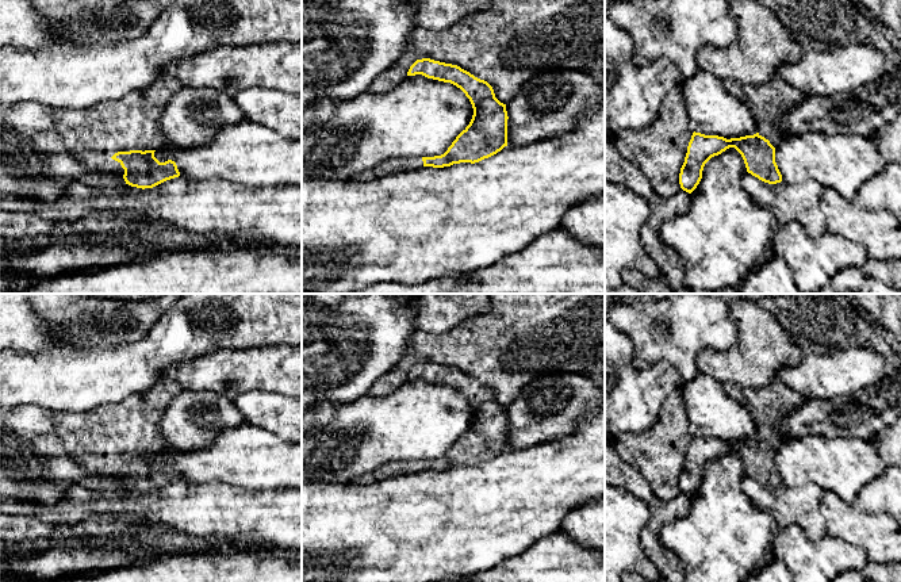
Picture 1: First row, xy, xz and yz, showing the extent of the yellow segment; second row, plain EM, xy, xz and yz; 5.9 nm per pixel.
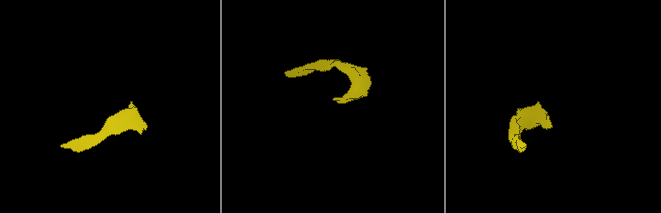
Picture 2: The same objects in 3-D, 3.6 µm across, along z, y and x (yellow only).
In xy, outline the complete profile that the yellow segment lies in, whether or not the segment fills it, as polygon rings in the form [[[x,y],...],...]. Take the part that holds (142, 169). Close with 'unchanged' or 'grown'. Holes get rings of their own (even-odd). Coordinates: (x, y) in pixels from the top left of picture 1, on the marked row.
[[[162,74],[146,89],[118,100],[91,108],[58,108],[54,122],[62,145],[89,172],[123,171],[123,179],[131,187],[153,188],[179,177],[176,162],[160,162],[154,152],[166,142],[161,127],[164,110],[181,88],[177,79]]] | grown

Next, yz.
[[[779,76],[764,85],[743,84],[735,79],[725,79],[722,80],[722,84],[728,93],[741,100],[751,111],[758,133],[754,135],[726,139],[724,137],[705,135],[694,131],[679,173],[680,188],[689,194],[691,194],[699,184],[705,164],[712,157],[721,154],[729,148],[735,148],[741,154],[747,172],[752,176],[768,184],[782,181],[782,175],[775,162],[775,148],[787,137],[787,134],[779,126],[778,120],[783,118],[791,107],[801,104],[805,95]]] | grown

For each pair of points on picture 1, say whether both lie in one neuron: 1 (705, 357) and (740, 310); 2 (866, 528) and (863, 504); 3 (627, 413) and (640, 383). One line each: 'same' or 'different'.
1: same
2: different
3: same

